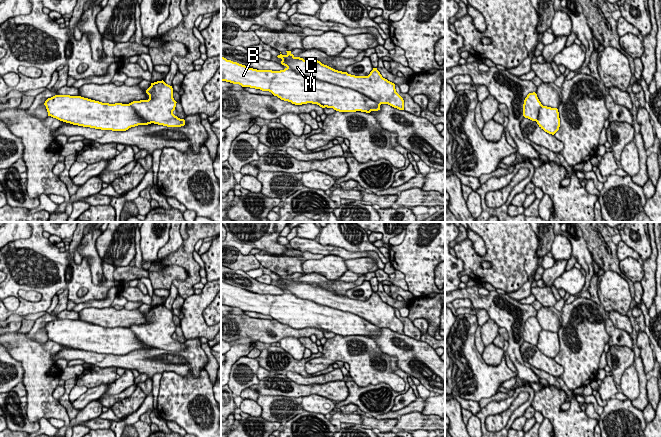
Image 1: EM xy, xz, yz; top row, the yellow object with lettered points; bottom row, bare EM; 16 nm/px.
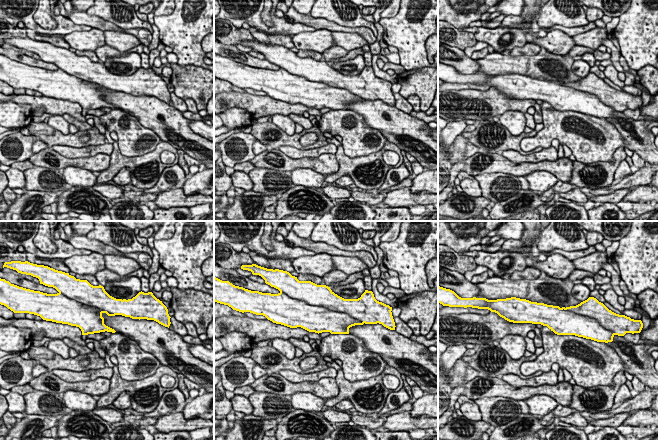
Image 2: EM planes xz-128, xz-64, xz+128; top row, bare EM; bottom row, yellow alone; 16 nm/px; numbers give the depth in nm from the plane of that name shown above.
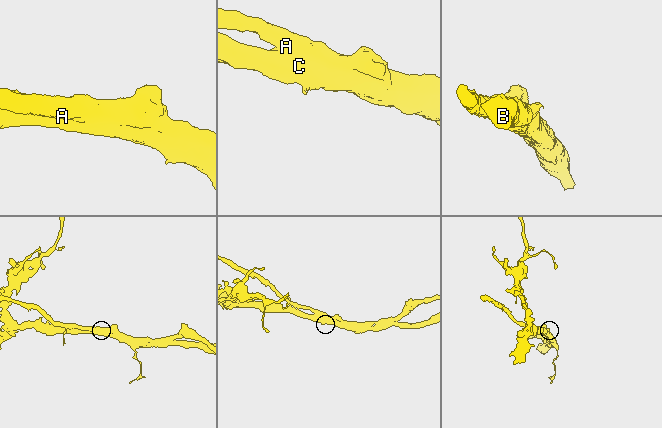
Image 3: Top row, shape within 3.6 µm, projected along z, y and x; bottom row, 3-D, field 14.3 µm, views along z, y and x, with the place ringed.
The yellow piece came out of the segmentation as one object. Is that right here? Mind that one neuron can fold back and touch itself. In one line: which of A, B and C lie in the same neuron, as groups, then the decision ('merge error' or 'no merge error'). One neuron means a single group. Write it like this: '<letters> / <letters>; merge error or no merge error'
A / B C; merge error

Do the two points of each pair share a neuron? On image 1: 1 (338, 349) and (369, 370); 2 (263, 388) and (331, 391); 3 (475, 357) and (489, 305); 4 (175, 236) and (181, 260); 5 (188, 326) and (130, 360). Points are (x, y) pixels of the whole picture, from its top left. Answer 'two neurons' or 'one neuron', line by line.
1: one neuron
2: one neuron
3: two neurons
4: two neurons
5: two neurons

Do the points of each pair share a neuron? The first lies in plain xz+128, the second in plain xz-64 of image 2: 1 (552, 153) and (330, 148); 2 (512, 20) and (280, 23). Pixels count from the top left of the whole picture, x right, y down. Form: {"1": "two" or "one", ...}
{"1": "one", "2": "two"}

